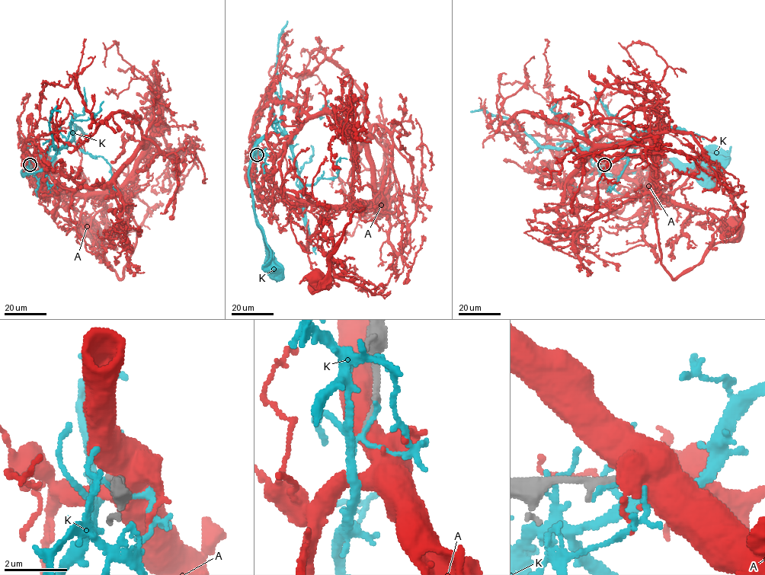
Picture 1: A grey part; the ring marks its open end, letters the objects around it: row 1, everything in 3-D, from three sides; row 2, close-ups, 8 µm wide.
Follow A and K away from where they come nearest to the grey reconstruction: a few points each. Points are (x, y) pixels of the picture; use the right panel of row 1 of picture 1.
A: (604, 164), (655, 192), (661, 263), (673, 278), (712, 246), (733, 241), (737, 234), (728, 228)
K: (603, 165), (598, 170), (609, 174), (660, 167), (667, 163), (710, 164), (715, 167)

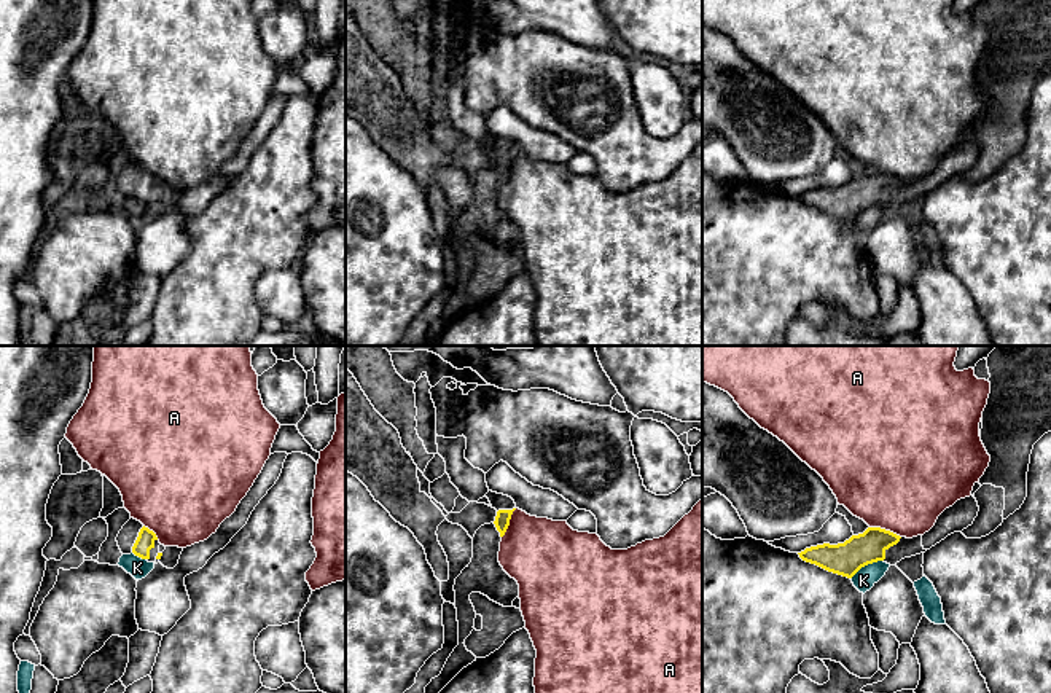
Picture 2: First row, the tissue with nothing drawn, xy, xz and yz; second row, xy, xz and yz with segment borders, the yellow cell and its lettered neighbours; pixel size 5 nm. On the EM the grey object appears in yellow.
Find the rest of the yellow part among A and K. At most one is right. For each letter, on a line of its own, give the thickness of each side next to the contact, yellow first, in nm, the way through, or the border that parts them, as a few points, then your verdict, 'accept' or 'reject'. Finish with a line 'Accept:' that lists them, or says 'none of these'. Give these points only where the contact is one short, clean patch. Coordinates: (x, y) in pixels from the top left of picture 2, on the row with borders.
A: 170/500 nm | along yz (870, 526), (889, 529), (900, 537) | reject
K: 170/110 nm | reject
Accept: none of these

